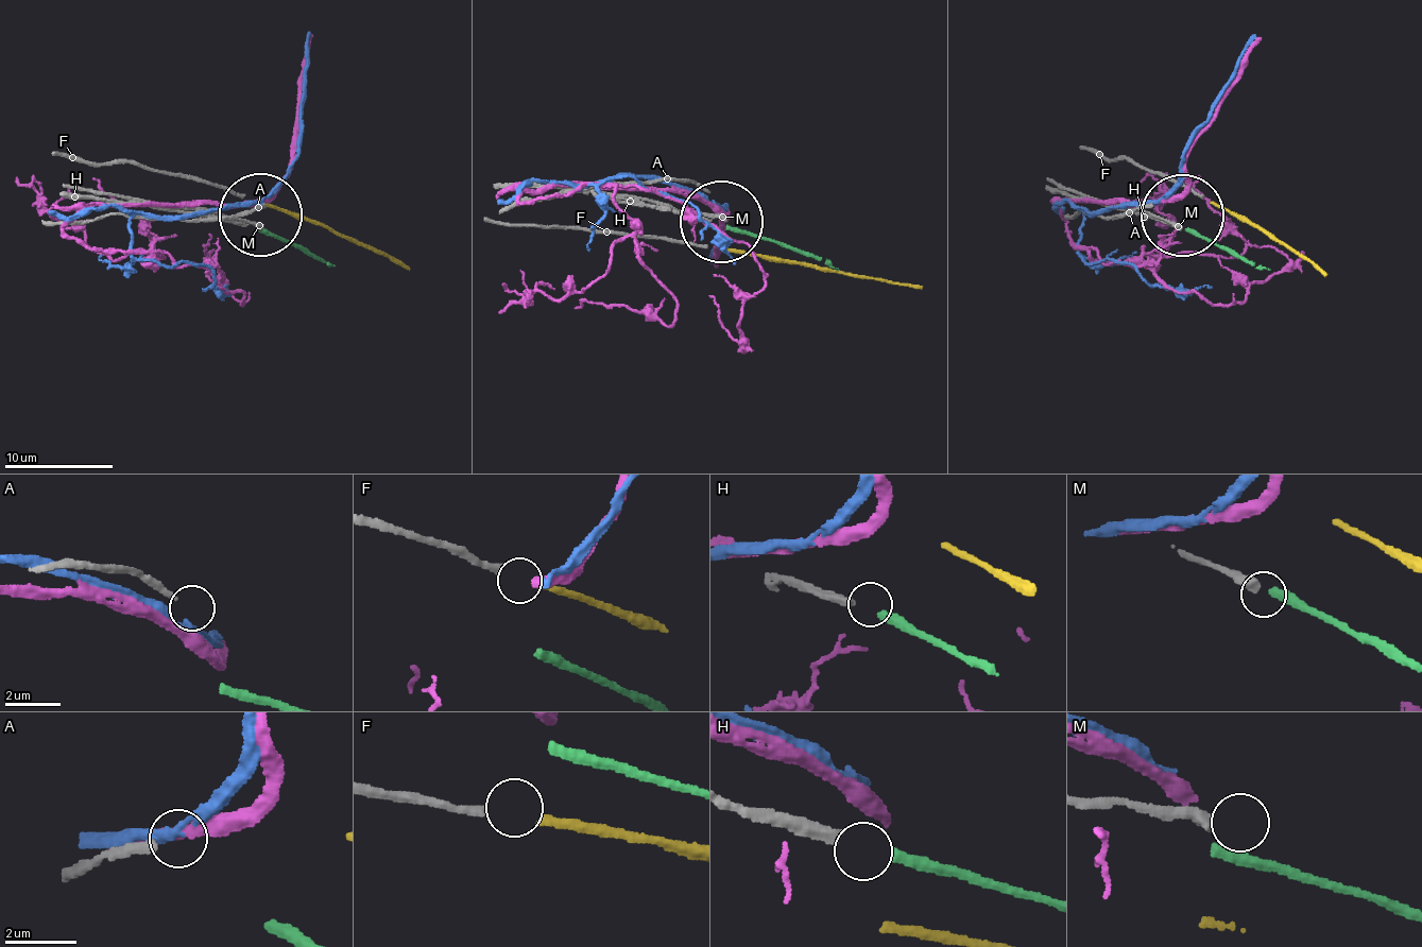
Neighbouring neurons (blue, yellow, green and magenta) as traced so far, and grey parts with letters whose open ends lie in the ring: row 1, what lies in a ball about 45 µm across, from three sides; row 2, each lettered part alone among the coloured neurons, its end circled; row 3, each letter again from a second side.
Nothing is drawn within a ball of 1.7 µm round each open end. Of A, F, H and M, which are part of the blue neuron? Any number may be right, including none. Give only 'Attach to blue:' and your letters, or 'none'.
Attach to blue: none

